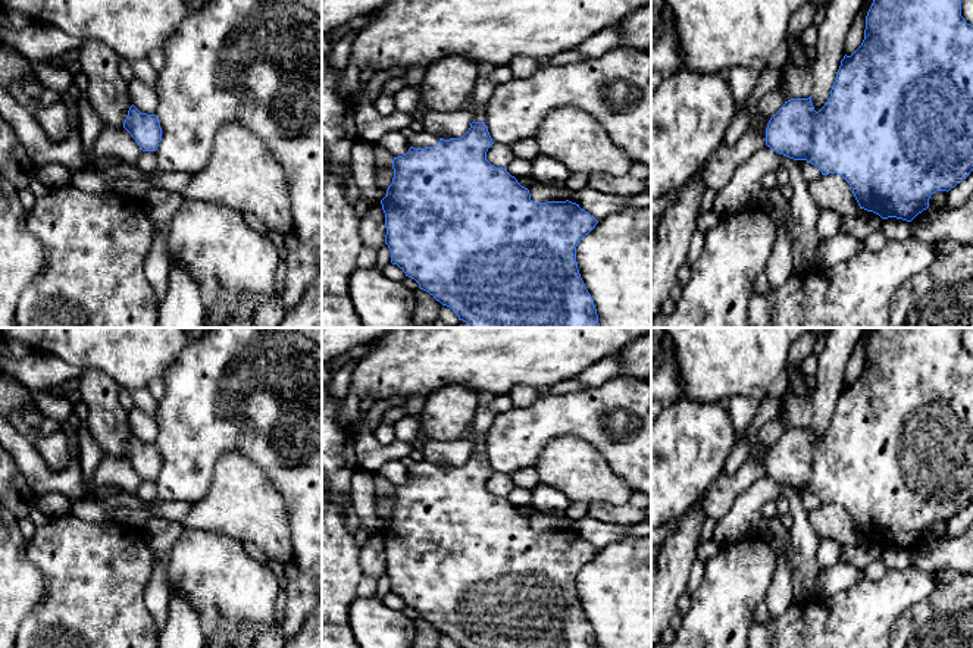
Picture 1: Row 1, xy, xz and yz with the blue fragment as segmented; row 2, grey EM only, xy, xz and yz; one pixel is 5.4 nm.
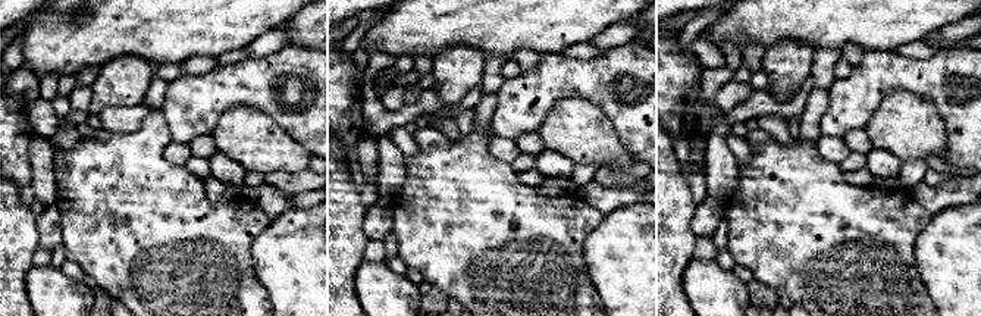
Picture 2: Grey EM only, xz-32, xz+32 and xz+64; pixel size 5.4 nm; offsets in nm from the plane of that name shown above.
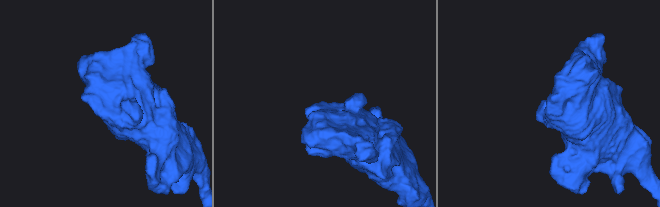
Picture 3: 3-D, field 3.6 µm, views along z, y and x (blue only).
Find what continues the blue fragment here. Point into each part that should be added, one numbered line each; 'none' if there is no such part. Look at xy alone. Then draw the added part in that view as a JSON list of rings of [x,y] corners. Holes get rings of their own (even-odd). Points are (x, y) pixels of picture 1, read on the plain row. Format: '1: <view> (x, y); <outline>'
none

